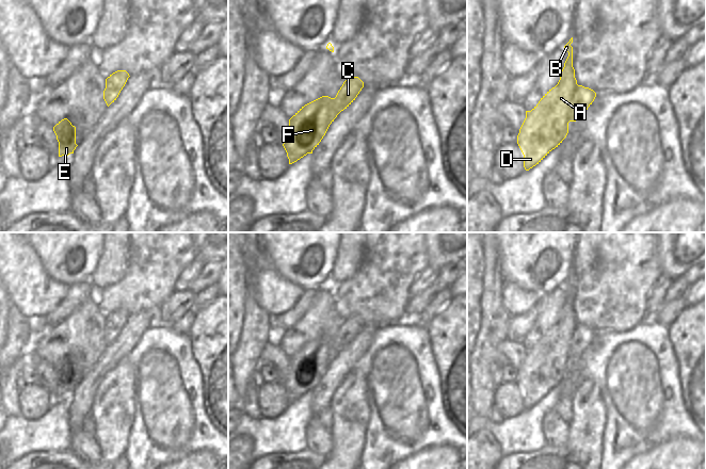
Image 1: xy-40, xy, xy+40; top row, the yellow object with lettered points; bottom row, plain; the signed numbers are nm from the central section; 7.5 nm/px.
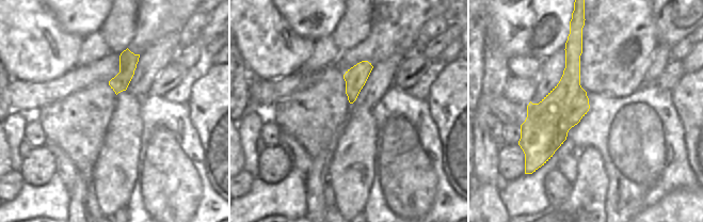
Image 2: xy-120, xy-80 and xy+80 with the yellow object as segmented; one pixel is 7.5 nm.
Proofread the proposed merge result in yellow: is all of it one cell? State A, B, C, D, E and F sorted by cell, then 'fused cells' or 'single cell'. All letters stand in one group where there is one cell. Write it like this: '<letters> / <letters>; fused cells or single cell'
A B D E F / C; fused cells

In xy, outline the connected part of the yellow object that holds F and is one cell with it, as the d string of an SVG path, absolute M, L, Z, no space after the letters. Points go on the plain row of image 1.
M328 335L302 345L289 358L289 372L283 383L289 403L312 392L336 356L334 337Z

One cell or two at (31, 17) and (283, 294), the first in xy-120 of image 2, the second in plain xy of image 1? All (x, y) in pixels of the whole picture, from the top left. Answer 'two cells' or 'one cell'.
one cell

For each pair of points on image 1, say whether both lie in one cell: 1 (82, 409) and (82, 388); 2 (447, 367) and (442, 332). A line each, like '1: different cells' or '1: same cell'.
1: same cell
2: same cell

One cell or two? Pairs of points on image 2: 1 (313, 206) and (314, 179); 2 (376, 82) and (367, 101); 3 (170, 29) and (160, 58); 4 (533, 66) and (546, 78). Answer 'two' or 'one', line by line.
1: one
2: one
3: one
4: two

